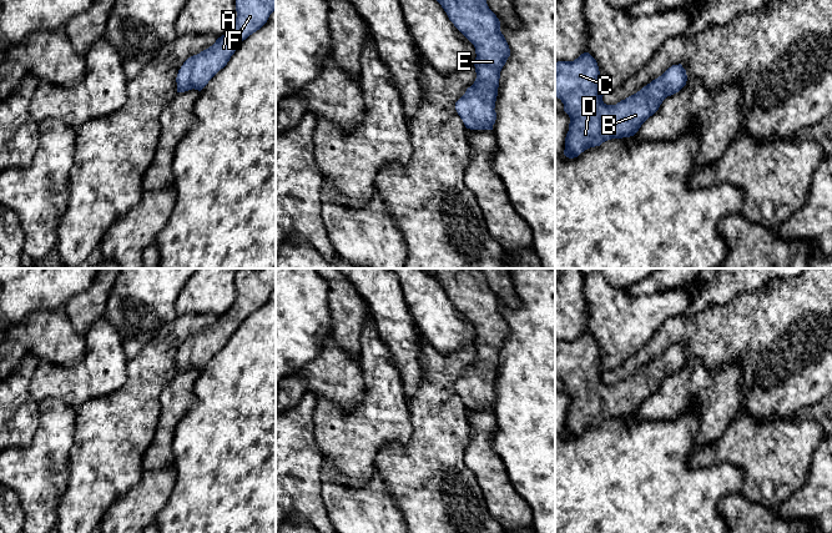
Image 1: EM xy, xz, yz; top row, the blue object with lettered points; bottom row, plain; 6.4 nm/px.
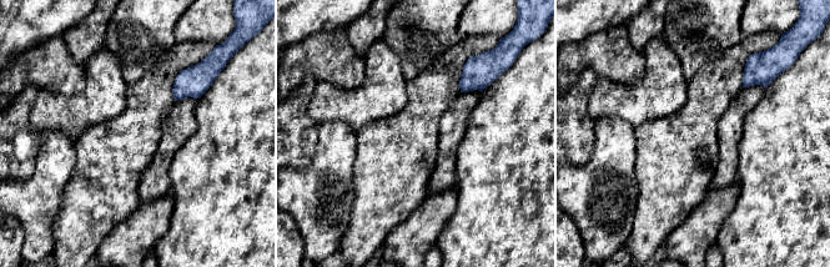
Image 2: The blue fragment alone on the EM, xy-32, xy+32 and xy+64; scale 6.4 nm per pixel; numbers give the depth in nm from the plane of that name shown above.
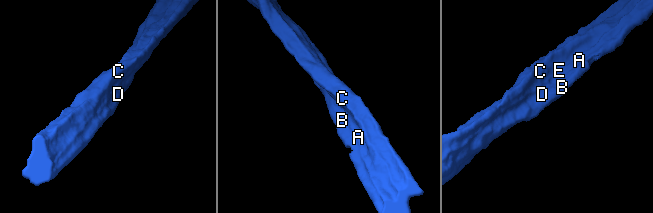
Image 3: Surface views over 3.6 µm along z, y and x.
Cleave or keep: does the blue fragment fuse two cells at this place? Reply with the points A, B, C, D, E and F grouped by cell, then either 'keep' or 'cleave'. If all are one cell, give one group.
groups A B C D E F; keep

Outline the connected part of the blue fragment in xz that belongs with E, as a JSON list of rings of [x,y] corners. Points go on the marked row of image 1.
[[[437,0],[454,26],[475,47],[474,84],[455,102],[467,129],[493,130],[500,71],[510,56],[500,21],[486,0]]]

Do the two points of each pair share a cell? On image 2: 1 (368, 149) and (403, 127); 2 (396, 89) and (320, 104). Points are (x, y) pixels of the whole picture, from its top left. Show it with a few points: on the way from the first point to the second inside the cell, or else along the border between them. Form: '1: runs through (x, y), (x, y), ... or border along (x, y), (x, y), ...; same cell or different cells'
1: runs through (377, 149), (395, 136); same cell
2: runs through (377, 99), (367, 104), (338, 104); same cell

